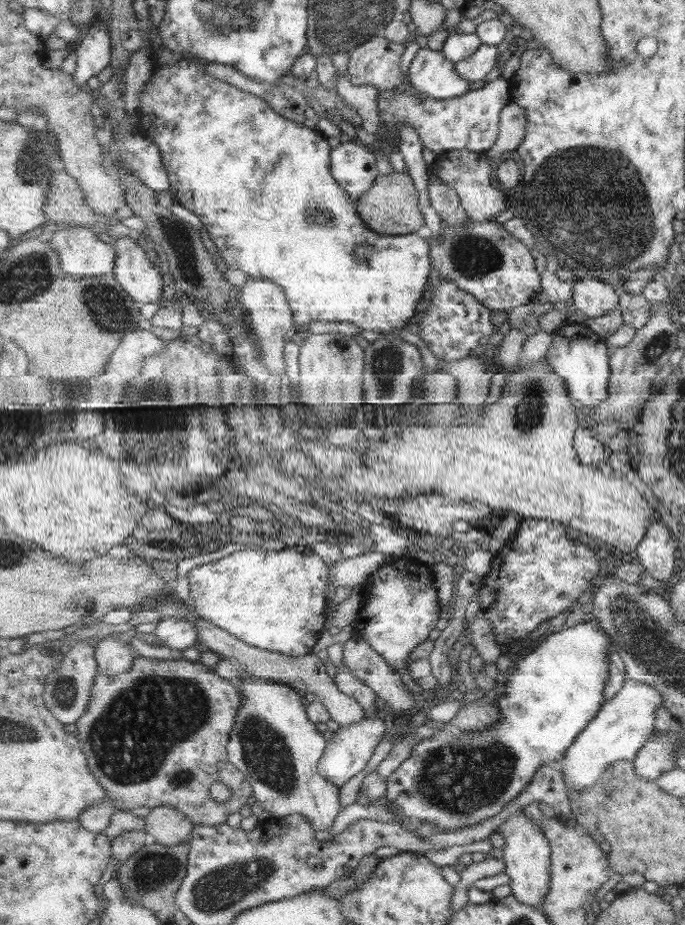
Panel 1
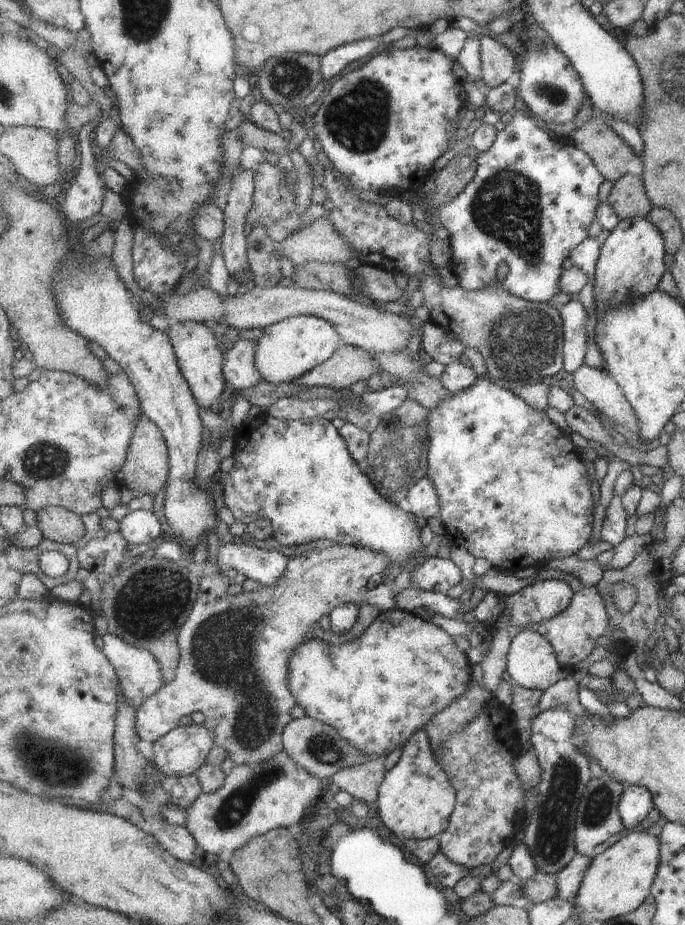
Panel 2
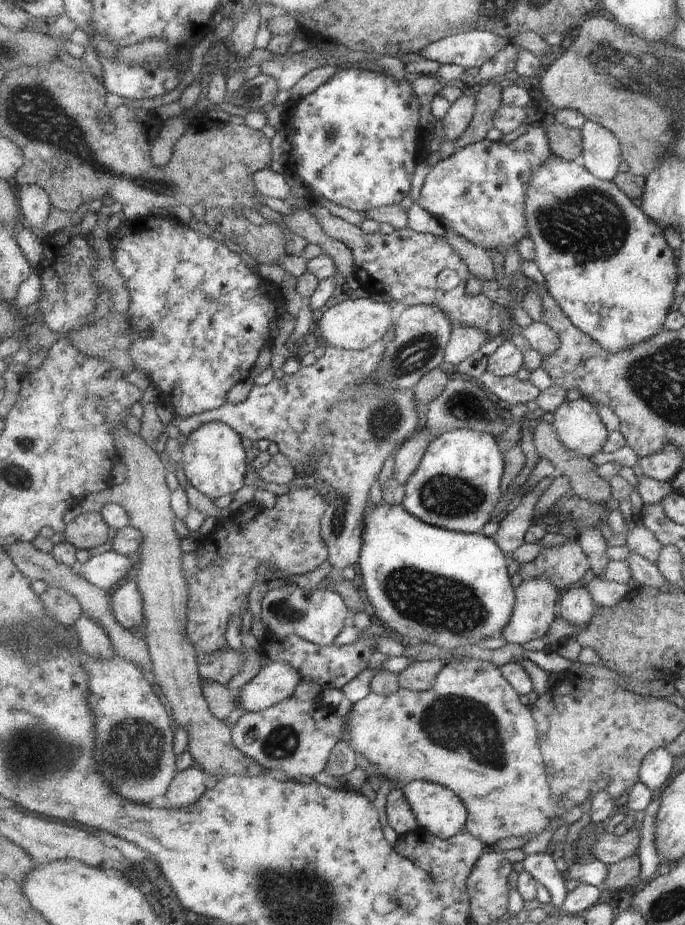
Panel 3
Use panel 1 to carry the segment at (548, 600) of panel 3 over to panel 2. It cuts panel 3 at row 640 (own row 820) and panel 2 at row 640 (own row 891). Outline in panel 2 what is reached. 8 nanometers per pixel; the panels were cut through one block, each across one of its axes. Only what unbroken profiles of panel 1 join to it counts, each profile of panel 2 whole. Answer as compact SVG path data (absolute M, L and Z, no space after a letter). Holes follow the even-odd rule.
M524 630L515 633L512 637L510 651L508 652L508 674L511 681L523 688L530 690L547 690L553 684L557 684L559 680L563 680L570 673L570 670L563 668L559 664L558 654L555 652L550 640L542 633L534 630Z

